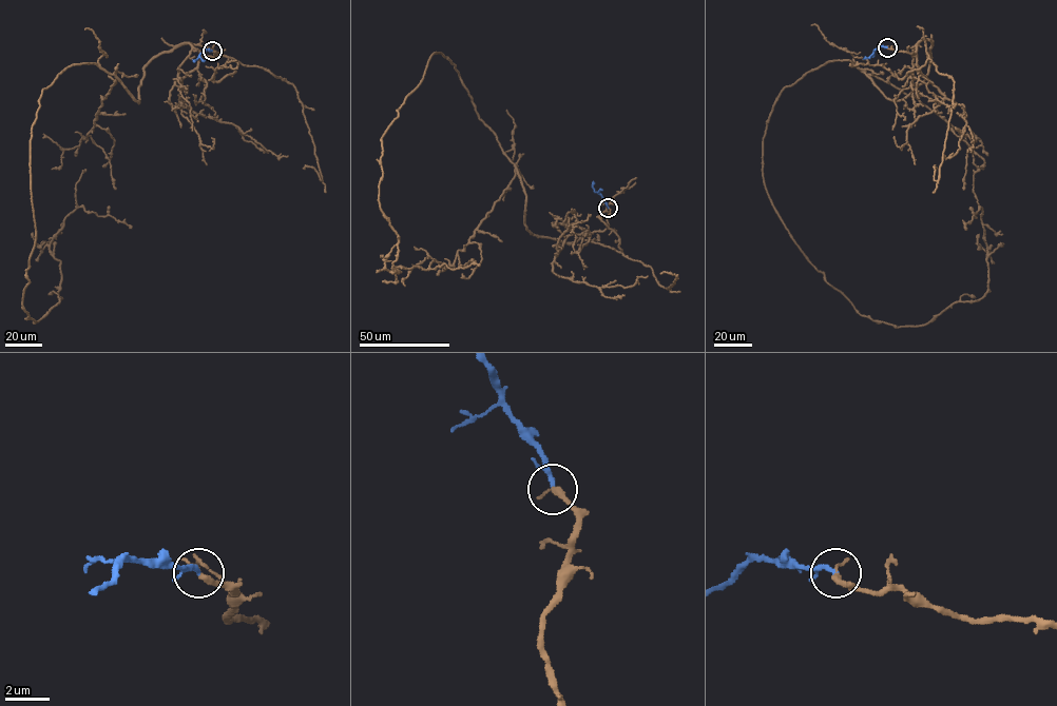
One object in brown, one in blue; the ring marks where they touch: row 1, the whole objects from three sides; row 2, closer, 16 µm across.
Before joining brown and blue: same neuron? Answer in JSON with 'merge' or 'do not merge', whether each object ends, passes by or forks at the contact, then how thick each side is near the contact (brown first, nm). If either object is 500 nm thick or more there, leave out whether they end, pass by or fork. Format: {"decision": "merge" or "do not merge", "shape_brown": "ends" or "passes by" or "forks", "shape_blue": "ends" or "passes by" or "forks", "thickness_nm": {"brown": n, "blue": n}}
{"decision": "merge", "shape_brown": "ends", "shape_blue": "ends", "thickness_nm": {"brown": 300, "blue": 200}}

